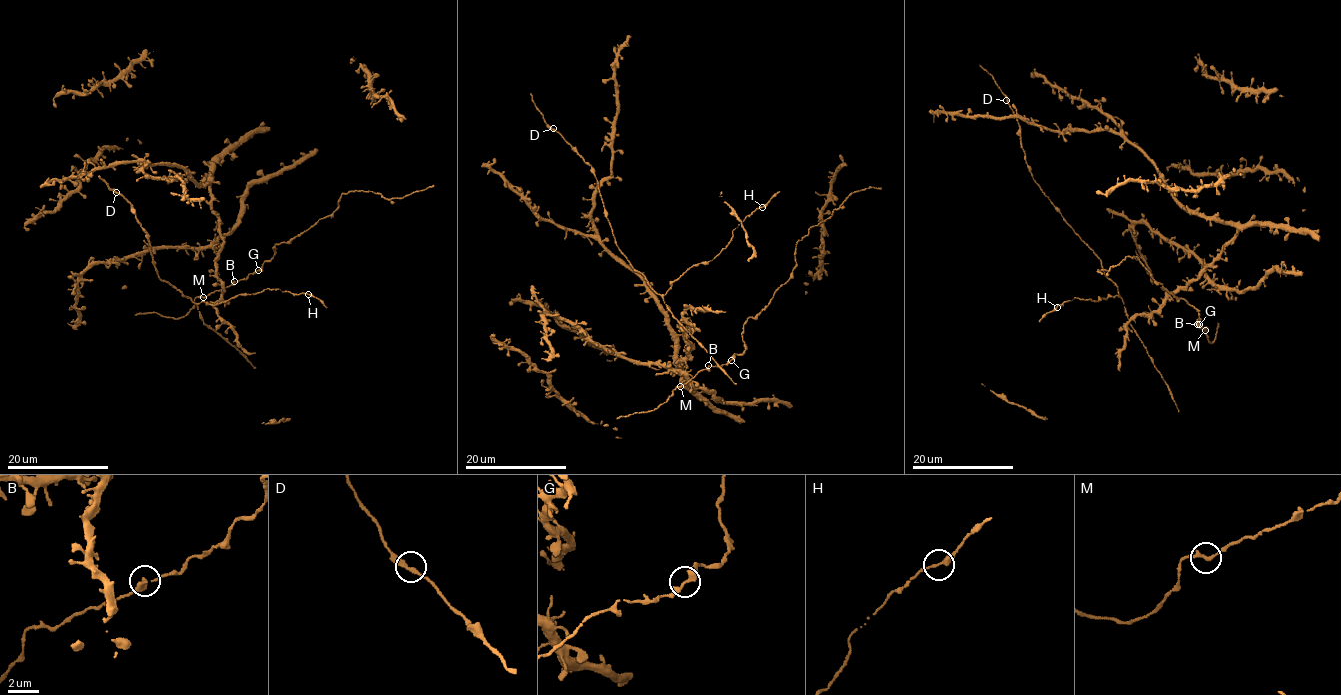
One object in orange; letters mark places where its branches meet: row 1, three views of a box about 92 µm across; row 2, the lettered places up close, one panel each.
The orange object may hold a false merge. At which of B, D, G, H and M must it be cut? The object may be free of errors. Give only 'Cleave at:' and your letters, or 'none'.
Cleave at: none

